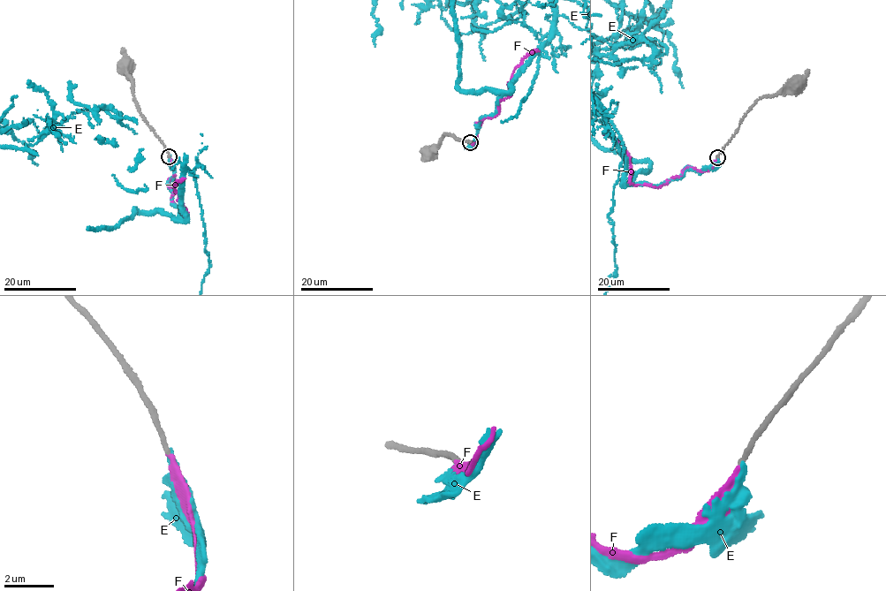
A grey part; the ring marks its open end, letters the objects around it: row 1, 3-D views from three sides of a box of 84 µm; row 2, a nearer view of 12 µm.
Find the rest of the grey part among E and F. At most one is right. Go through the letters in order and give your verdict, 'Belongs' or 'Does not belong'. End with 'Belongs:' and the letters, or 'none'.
E: Does not belong
F: Belongs
Belongs: F

